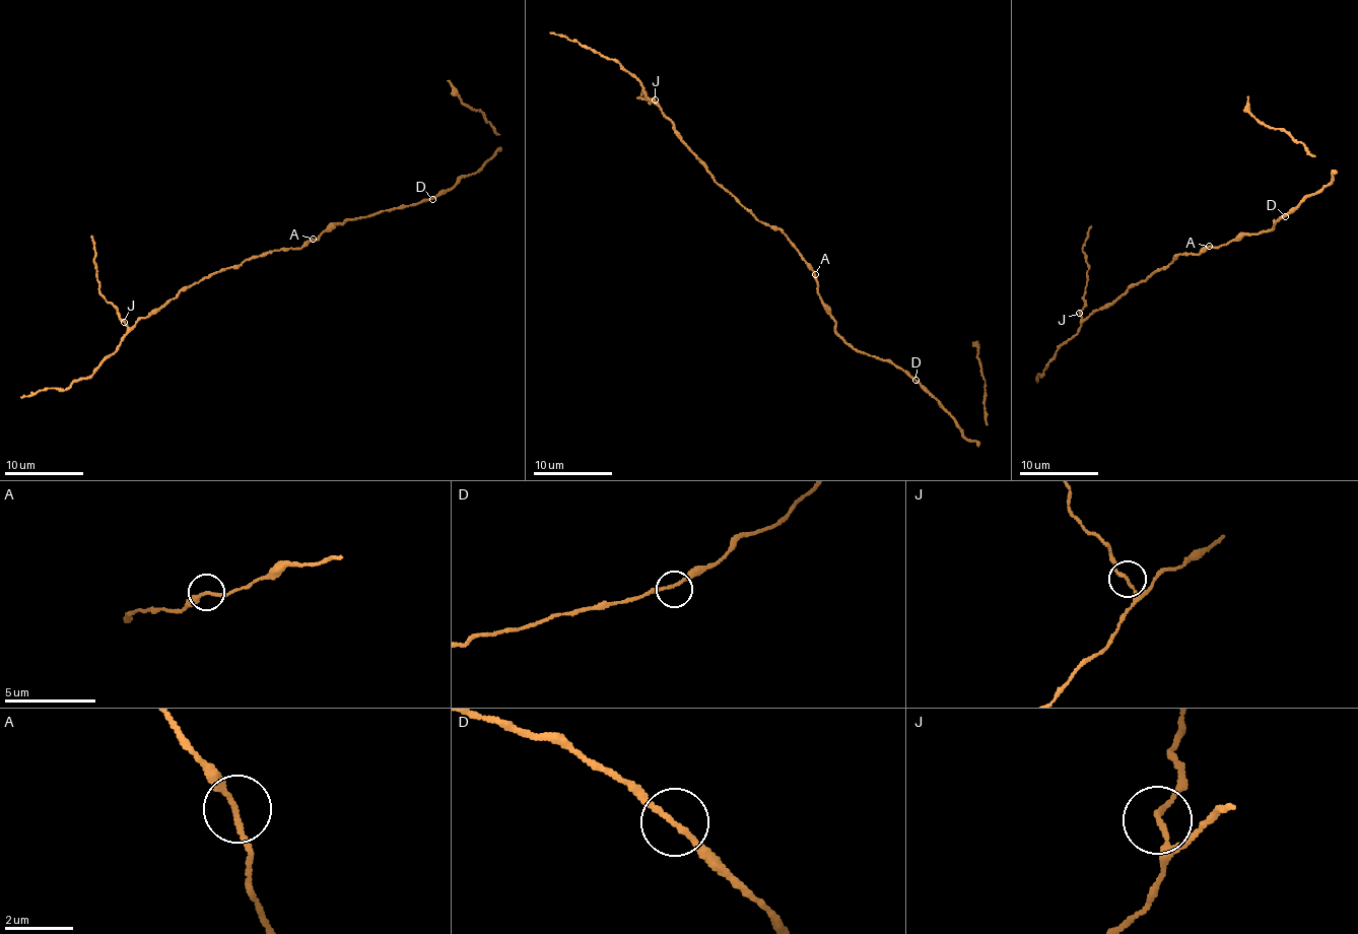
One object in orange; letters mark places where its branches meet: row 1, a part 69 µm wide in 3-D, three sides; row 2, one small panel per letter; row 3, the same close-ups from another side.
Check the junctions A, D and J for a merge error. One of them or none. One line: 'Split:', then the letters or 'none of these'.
Split: none of these

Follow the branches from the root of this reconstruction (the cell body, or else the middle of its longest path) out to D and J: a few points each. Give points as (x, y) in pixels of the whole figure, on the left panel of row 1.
D: (313, 239), (317, 241), (332, 225), (432, 199)
J: (313, 239), (300, 247), (270, 250), (211, 273), (130, 328), (125, 322)

